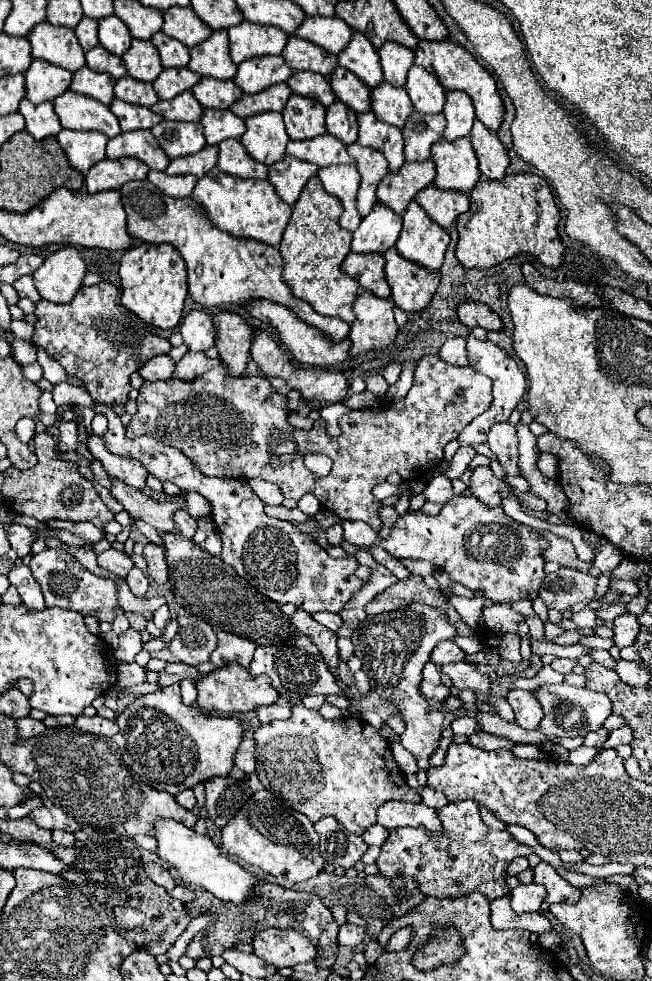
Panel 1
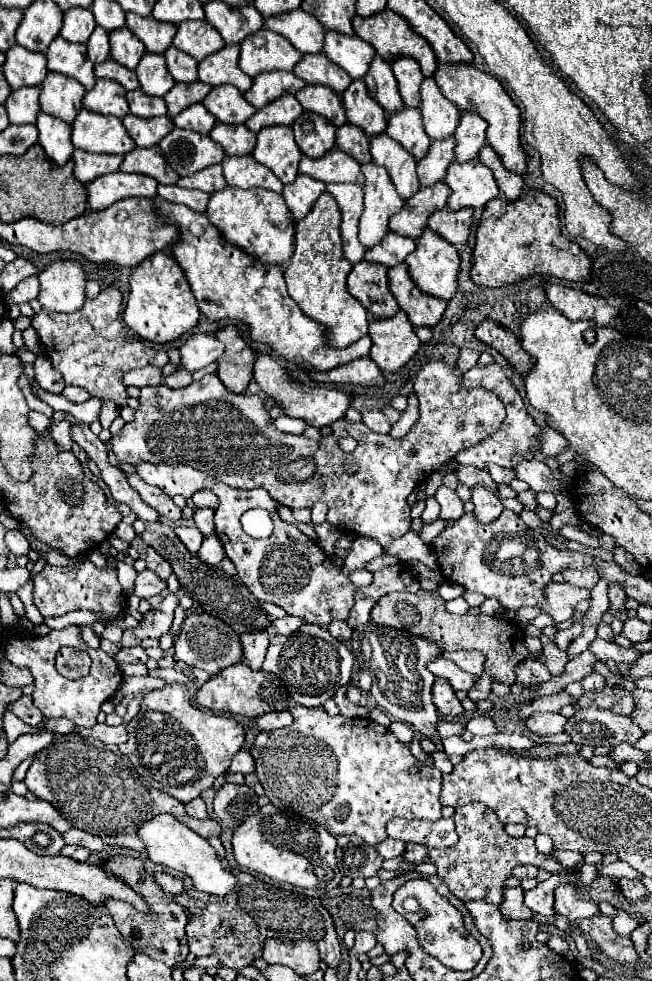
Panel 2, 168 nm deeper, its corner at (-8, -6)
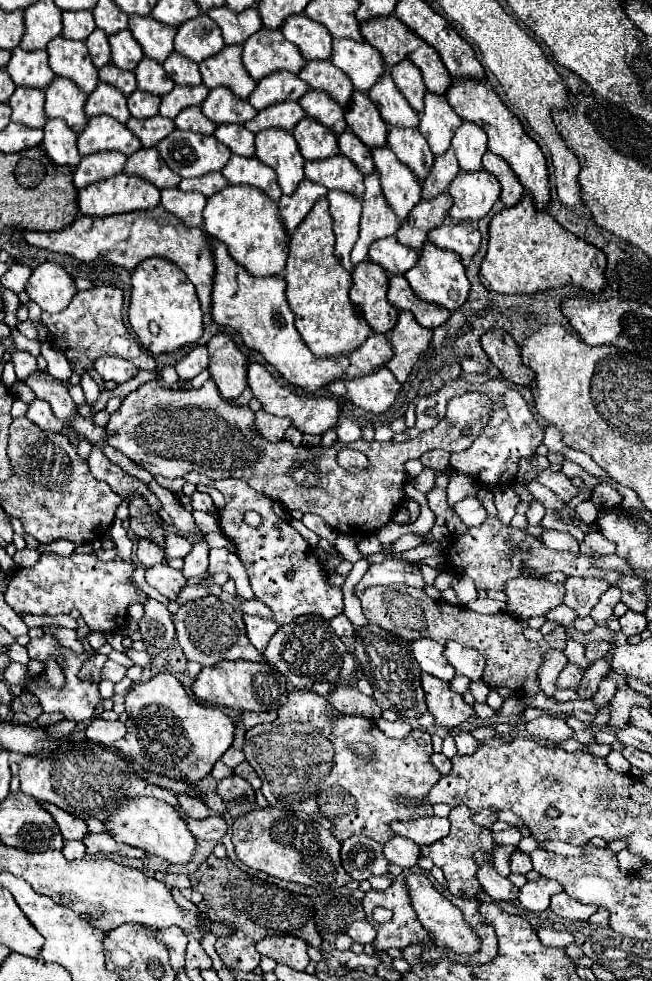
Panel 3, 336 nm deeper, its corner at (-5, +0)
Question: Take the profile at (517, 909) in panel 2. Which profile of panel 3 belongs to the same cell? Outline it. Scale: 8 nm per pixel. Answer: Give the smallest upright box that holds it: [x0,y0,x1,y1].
[477,854,519,902]

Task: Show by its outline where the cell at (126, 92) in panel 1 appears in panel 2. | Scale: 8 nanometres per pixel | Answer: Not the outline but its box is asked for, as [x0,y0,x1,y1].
[126,90,166,118]

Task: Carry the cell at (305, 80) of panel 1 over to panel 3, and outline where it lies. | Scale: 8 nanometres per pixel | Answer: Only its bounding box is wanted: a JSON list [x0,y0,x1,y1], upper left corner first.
[299,88,347,134]

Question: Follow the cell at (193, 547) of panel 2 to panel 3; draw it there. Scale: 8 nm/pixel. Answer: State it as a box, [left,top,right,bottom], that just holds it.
[165,532,193,558]

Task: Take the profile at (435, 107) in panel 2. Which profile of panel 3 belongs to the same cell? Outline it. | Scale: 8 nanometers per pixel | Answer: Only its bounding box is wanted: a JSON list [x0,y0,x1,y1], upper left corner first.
[419,92,461,156]

